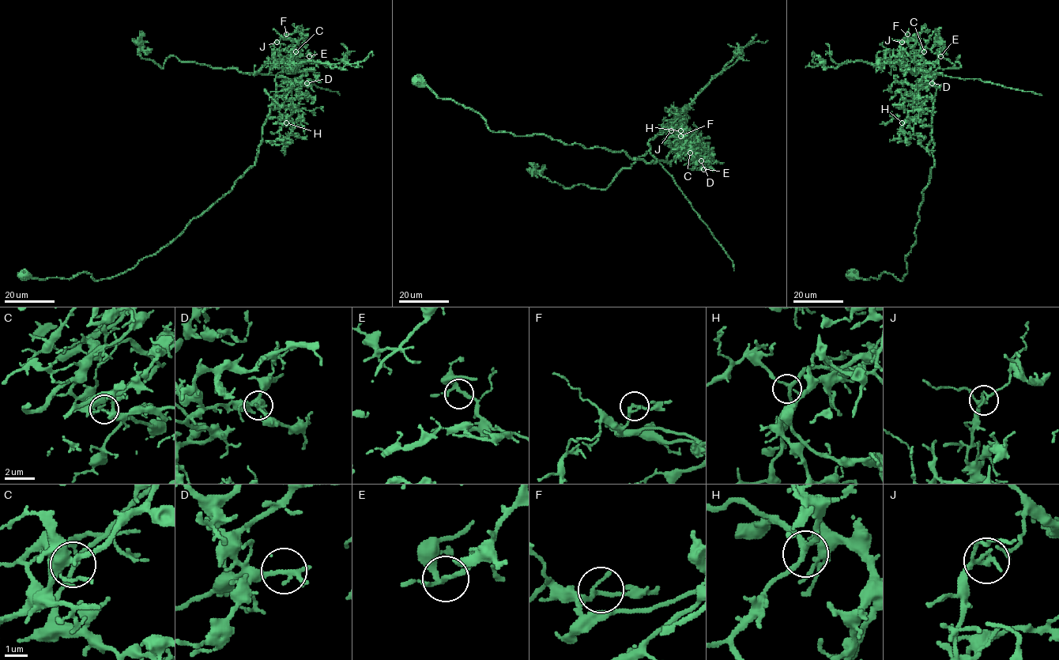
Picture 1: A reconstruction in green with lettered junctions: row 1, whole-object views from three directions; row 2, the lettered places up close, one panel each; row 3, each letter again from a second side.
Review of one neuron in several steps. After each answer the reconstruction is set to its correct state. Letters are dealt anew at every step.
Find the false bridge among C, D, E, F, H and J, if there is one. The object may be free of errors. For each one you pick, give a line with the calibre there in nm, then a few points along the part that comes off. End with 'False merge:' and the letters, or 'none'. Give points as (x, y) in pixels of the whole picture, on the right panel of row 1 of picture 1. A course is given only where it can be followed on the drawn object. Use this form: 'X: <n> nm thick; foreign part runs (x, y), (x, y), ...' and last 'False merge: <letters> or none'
J: 160 nm thick; foreign part runs (901, 42), (899, 59), (913, 74), (959, 67), (959, 55), (954, 68), (941, 42), (944, 50), (936, 50)
False merge: J

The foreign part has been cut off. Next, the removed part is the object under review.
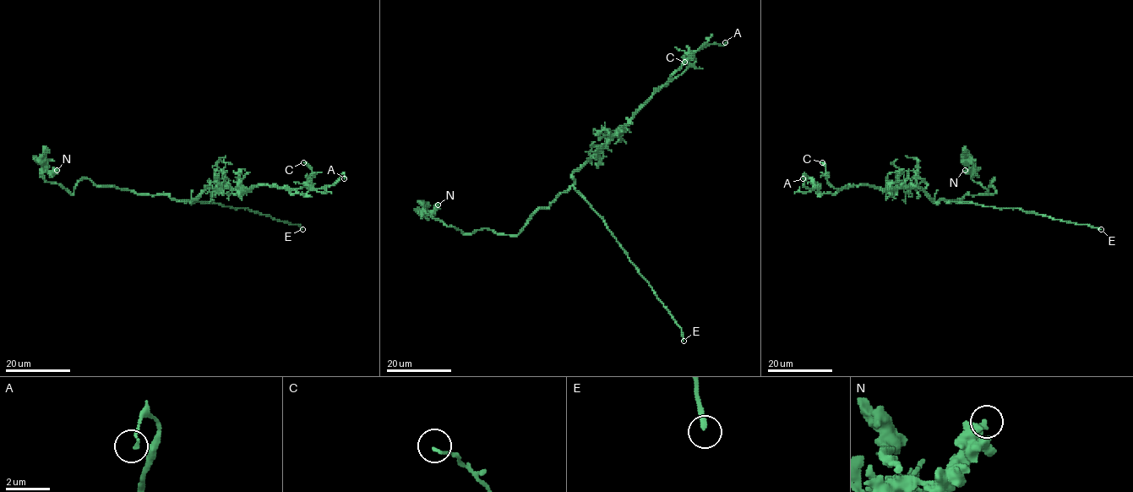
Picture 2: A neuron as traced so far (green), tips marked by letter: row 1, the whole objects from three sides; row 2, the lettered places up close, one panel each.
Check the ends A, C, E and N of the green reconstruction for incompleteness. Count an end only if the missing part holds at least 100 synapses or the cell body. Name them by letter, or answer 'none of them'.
E

